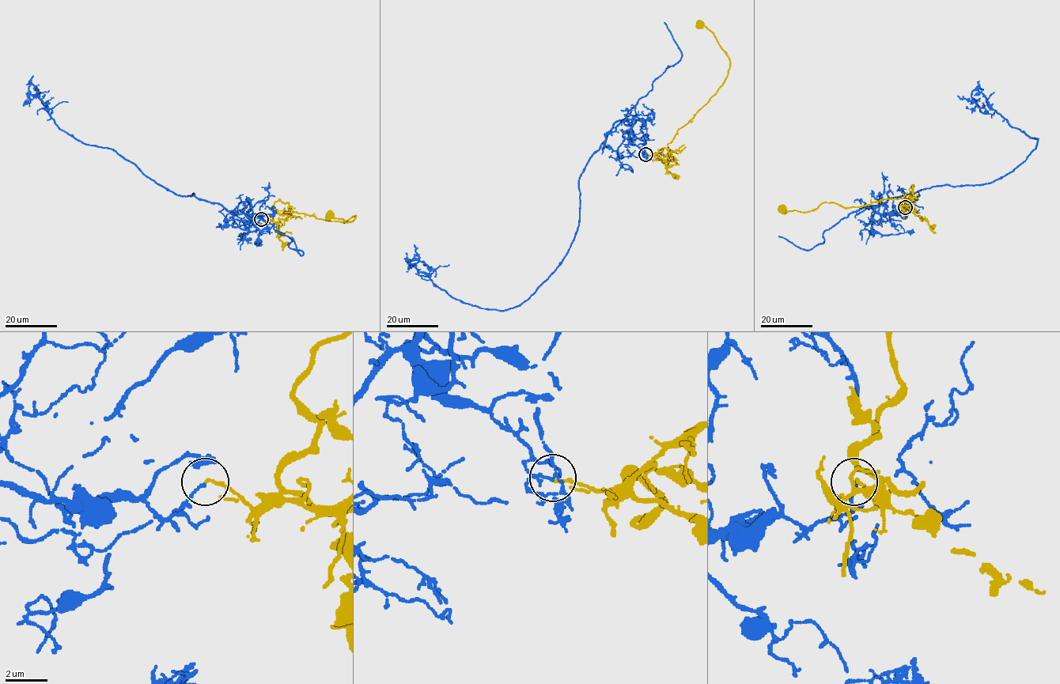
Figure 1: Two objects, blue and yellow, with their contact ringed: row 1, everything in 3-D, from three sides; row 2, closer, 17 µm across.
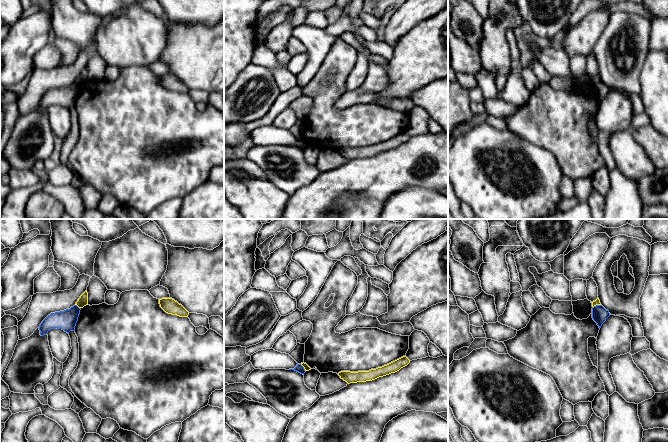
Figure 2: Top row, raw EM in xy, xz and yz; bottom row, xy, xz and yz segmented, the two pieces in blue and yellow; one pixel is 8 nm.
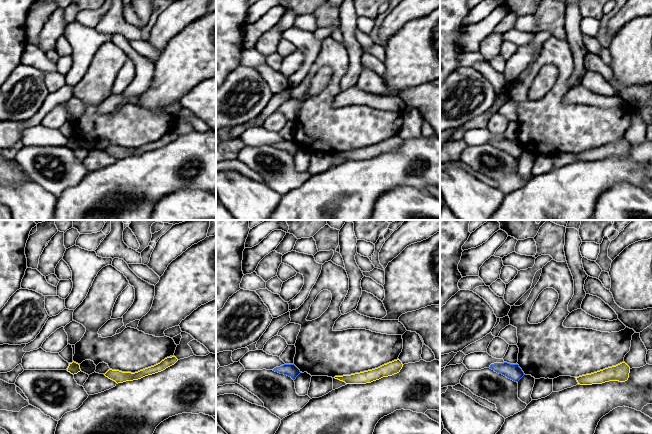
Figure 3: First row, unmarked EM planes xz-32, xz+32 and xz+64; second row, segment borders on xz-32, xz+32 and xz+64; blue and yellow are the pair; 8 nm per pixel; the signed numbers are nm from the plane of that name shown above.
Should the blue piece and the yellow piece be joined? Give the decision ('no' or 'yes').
no

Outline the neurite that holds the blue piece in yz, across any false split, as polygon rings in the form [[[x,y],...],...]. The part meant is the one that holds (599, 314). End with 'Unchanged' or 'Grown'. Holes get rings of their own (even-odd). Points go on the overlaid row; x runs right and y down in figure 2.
[[[596,305],[592,308],[592,318],[597,323],[599,328],[601,328],[602,324],[609,316],[609,311],[606,310],[602,305]]]. Unchanged

